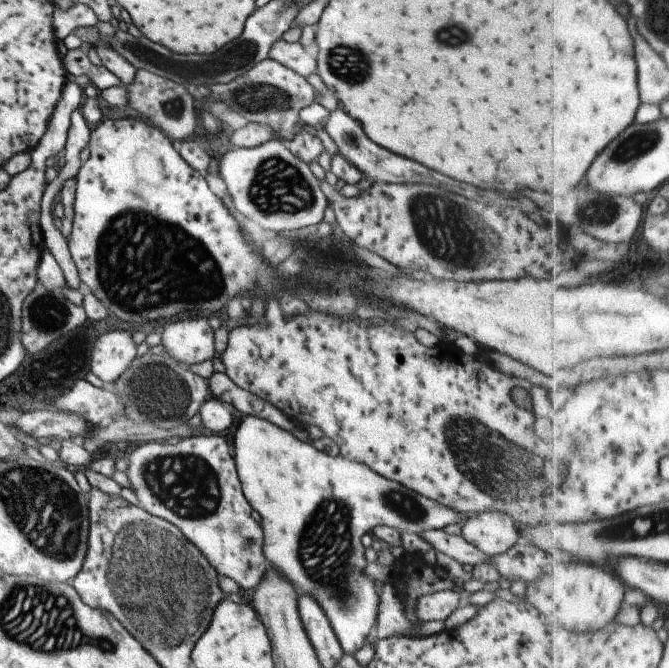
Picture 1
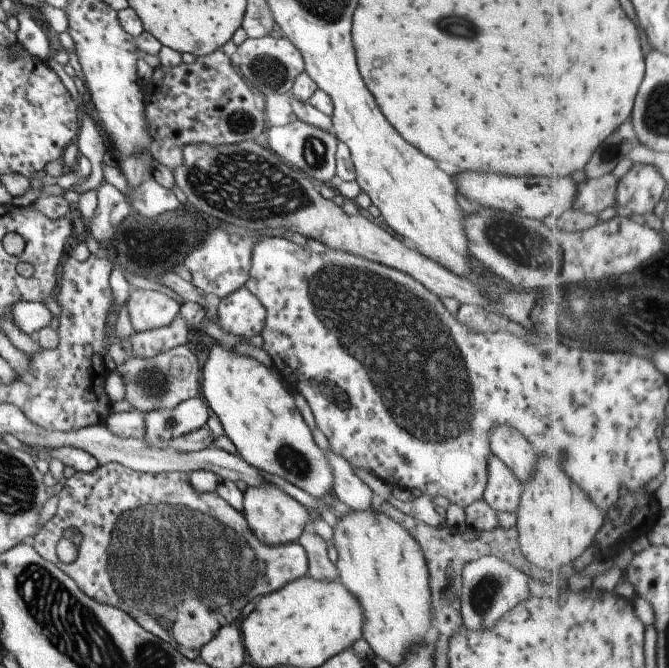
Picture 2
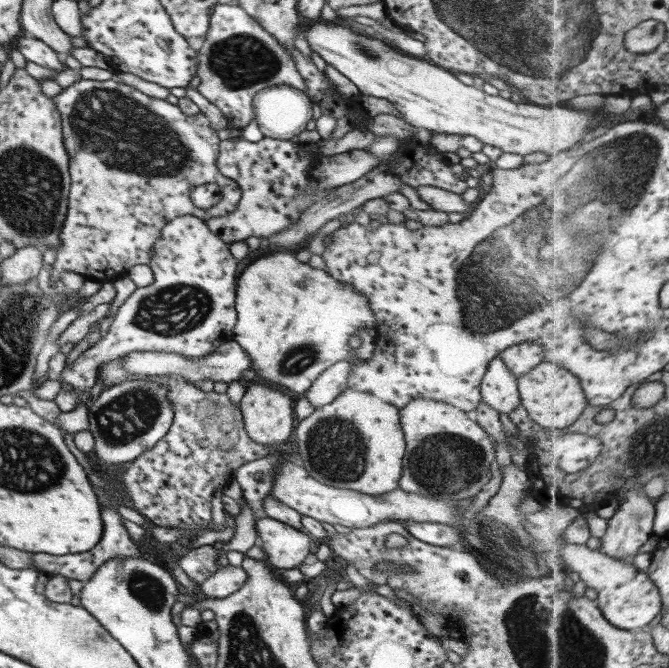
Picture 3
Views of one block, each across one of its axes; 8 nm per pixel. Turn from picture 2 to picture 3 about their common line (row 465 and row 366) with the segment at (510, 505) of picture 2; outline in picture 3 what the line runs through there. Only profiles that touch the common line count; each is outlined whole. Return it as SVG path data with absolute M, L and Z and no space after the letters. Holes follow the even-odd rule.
M495 356L489 361L480 380L480 402L485 402L499 414L508 415L517 404L520 404L516 386L515 376L505 368L501 358Z

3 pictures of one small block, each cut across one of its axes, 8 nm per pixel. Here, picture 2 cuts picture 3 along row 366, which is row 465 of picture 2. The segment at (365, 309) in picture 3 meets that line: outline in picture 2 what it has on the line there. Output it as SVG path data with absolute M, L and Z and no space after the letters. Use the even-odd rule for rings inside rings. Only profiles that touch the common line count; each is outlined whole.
M214 340L208 348L207 359L201 368L200 396L219 419L225 436L231 440L239 457L256 470L280 476L313 498L324 500L331 496L333 482L327 459L323 450L313 442L310 430L303 423L278 372L263 366L255 358L235 353L233 347L222 346L219 341Z

